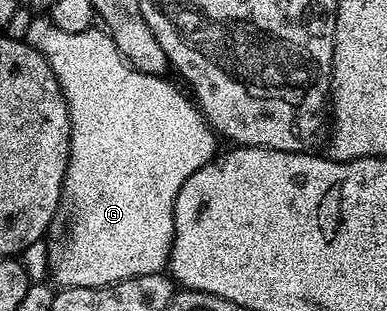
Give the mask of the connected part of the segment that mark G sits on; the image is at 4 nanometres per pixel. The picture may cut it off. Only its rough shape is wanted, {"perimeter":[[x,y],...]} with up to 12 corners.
{"perimeter":[[100,29],[22,32],[65,90],[57,288],[167,268],[199,107]]}

